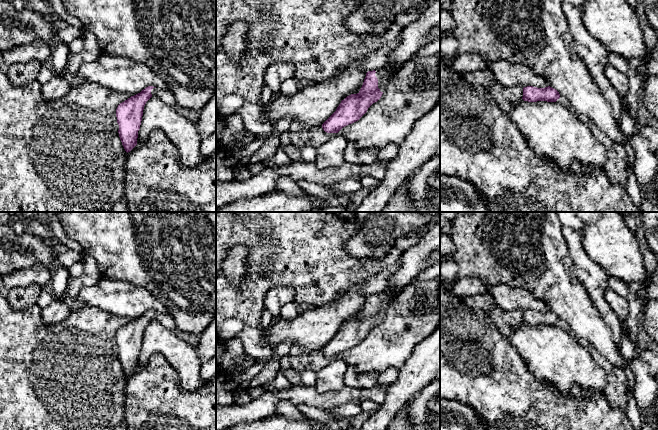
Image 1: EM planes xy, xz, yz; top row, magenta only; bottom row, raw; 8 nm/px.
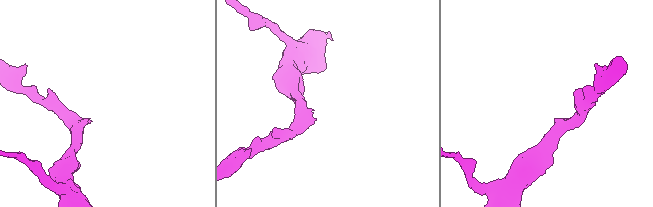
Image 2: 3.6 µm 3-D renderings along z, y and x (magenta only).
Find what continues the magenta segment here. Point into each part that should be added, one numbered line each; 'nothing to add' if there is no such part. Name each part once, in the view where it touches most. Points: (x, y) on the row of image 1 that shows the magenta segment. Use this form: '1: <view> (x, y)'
1: xz (384, 77)

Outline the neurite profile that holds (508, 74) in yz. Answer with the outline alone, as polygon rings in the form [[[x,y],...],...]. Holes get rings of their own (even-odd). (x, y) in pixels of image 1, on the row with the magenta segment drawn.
[[[506,60],[490,62],[487,69],[491,70],[497,82],[504,87],[519,86],[521,88],[533,86],[545,88],[549,83],[526,65],[512,63]]]

